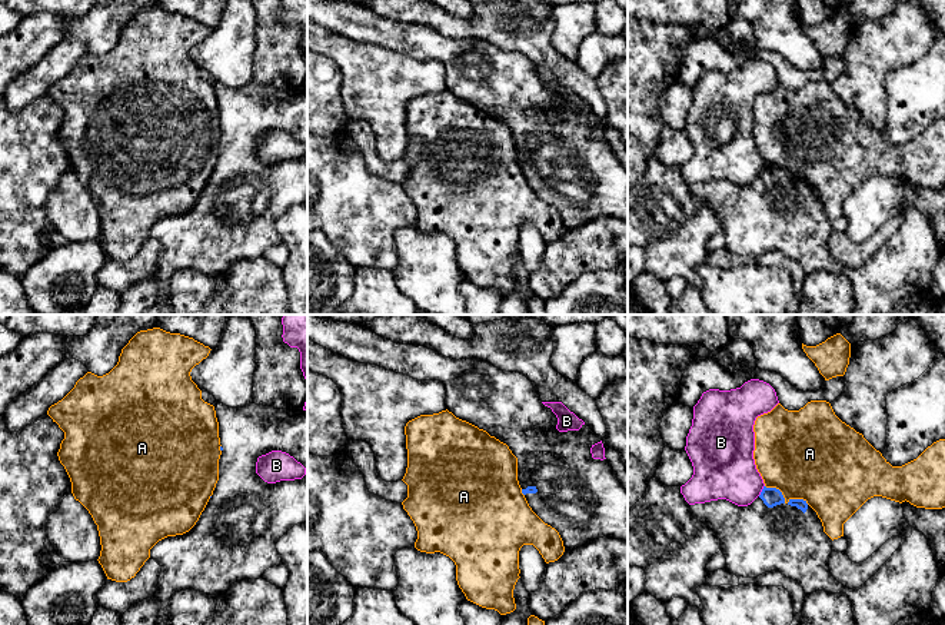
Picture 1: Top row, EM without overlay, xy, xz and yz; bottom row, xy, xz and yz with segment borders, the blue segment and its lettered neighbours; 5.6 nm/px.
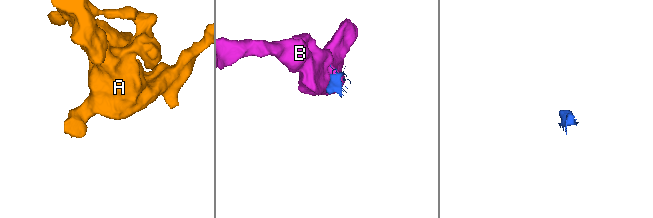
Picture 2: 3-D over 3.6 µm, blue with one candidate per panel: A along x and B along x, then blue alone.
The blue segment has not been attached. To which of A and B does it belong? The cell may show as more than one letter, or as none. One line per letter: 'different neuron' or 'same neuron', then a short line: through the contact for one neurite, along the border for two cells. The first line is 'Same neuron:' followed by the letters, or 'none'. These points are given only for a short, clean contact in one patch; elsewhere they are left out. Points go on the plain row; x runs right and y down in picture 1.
Same neuron: none
A: different neuron
B: different neuron

